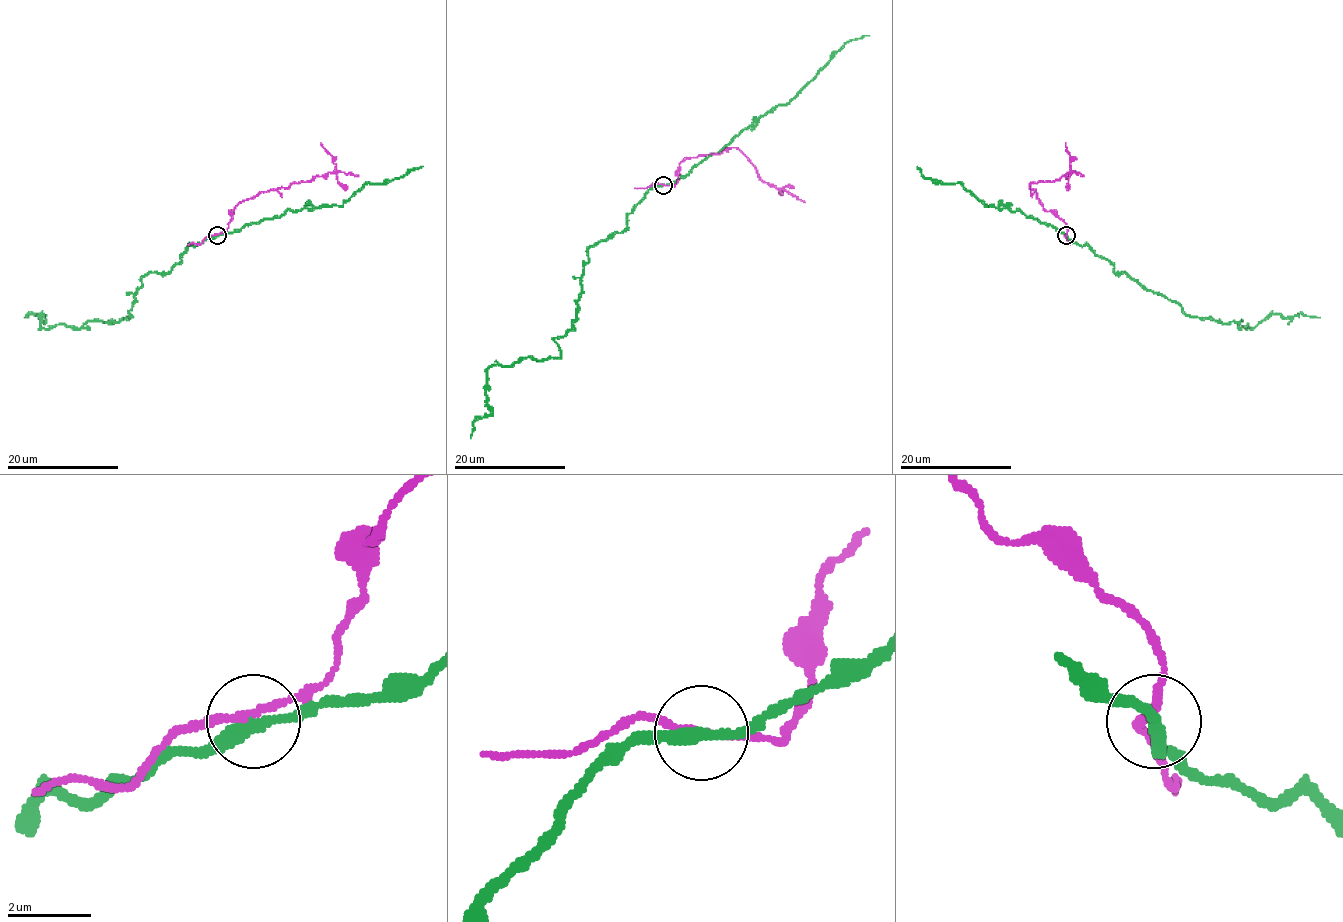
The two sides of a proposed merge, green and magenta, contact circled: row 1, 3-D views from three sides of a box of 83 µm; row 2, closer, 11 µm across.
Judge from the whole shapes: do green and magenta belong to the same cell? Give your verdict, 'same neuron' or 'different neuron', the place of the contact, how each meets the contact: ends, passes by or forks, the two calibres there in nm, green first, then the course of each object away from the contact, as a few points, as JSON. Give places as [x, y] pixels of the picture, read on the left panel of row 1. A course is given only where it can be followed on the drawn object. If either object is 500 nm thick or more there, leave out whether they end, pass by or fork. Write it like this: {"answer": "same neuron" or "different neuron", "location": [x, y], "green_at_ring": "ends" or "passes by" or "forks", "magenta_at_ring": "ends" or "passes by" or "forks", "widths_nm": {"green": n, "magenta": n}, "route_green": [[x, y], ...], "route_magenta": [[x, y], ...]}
{"answer": "different neuron", "location": [217, 235], "green_at_ring": "passes by", "magenta_at_ring": "passes by", "widths_nm": {"green": 300, "magenta": 170}, "route_green": [[217, 235], [190, 245], [165, 273], [147, 273], [129, 317], [73, 328], [44, 328], [44, 316], [24, 317]], "route_magenta": [[217, 235], [224, 232], [239, 203], [262, 191], [333, 172], [336, 165], [321, 142]]}

